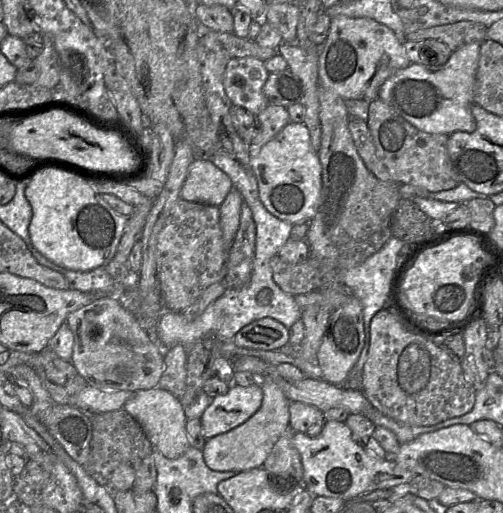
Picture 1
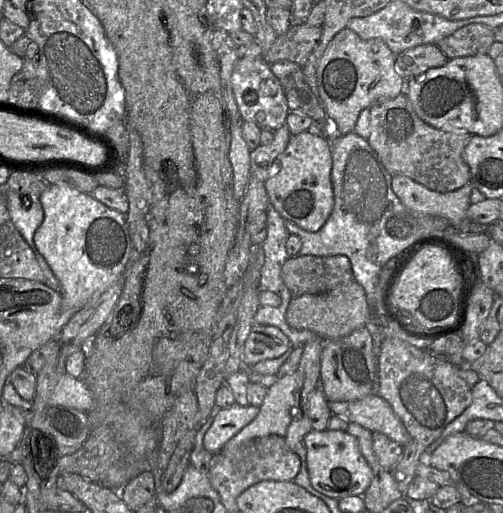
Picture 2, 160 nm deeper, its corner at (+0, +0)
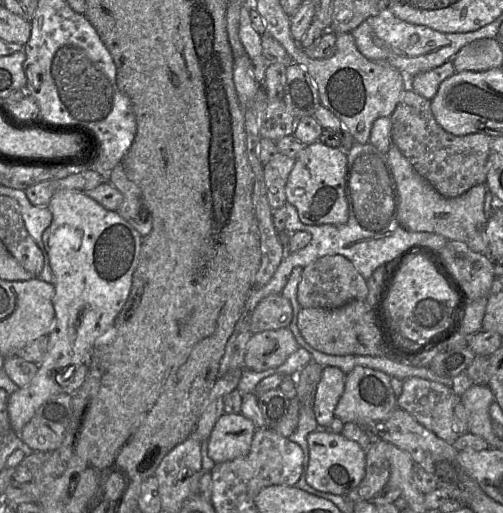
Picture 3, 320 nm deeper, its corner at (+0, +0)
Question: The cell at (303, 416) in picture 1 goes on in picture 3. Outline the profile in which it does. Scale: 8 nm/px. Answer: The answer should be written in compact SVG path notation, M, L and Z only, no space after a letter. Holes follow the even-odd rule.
M323 367L313 401L313 411L319 428L332 421L334 409L344 391L345 377L346 374L337 367Z

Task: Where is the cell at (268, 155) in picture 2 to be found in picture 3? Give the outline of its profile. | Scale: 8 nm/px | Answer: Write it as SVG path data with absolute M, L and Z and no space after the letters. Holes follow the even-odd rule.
M279 152L263 165L265 187L271 210L281 208L287 203L285 188L294 164L295 159Z

